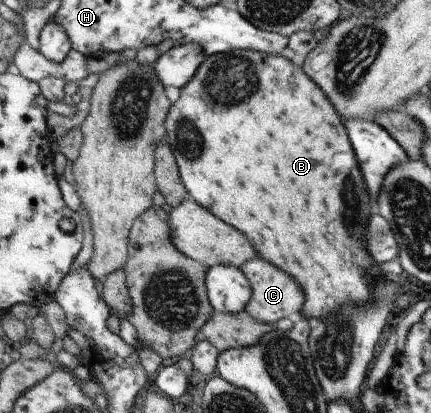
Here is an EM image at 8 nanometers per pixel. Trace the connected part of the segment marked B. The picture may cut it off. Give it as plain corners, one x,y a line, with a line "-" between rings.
252,50
226,51
207,57
202,62
201,68
198,68
194,79
181,90
180,99
173,102
165,126
167,140
175,153
174,156
189,197
209,209
217,218
233,225
240,232
246,232
246,236
250,236
250,240
254,240
254,246
258,248
262,258
270,260
272,264
278,264
282,270
290,272
298,280
298,284
302,284
302,292
306,292
306,308
304,308
306,316
316,316
316,321
328,318
333,315
332,312
336,308
338,310
346,308
344,306
344,304
348,304
346,300
350,300
350,304
354,304
354,306
358,306
358,302
362,306
366,306
366,302
373,305
370,298
372,298
372,290
376,288
379,274
376,262
370,258
368,252
364,252
366,224
370,220
373,203
370,202
370,196
366,192
360,164
349,144
348,134
345,132
341,118
334,106
330,104
329,98
318,88
316,82
308,74
302,72
299,62
295,58
284,56
284,54
265,54

